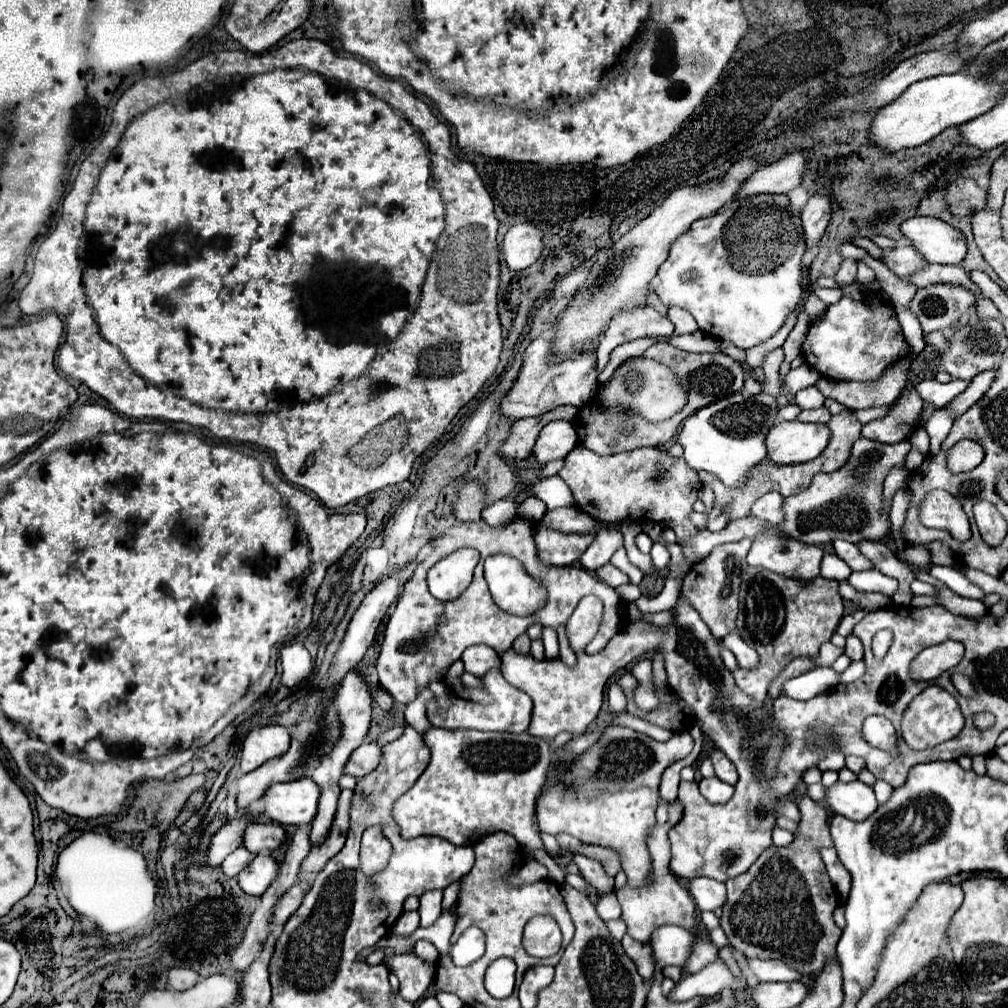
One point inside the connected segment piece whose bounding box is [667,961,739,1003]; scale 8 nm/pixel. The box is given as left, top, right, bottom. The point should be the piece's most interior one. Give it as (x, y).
(707, 983)

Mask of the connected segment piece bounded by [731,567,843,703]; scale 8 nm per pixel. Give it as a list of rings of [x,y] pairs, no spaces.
[[[747,567],[741,577],[741,591],[739,591],[739,617],[737,617],[737,633],[743,637],[747,645],[751,645],[759,653],[759,663],[751,671],[731,671],[739,689],[749,693],[753,701],[763,701],[767,697],[767,685],[777,673],[787,667],[795,657],[815,657],[819,647],[831,639],[833,631],[837,629],[843,617],[843,601],[837,593],[837,581],[815,577],[811,581],[783,577],[779,573],[767,571],[763,567]]]

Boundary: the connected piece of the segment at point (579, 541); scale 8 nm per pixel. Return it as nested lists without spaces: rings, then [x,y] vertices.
[[[535,527],[535,541],[537,541],[537,557],[547,565],[571,565],[579,561],[587,547],[593,543],[593,533],[569,533],[563,535],[551,529]]]

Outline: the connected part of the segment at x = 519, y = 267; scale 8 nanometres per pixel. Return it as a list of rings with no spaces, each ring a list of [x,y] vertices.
[[[531,223],[513,225],[505,233],[503,243],[501,243],[501,251],[503,251],[503,259],[507,267],[511,271],[523,271],[531,267],[543,251],[541,237],[543,233]]]

